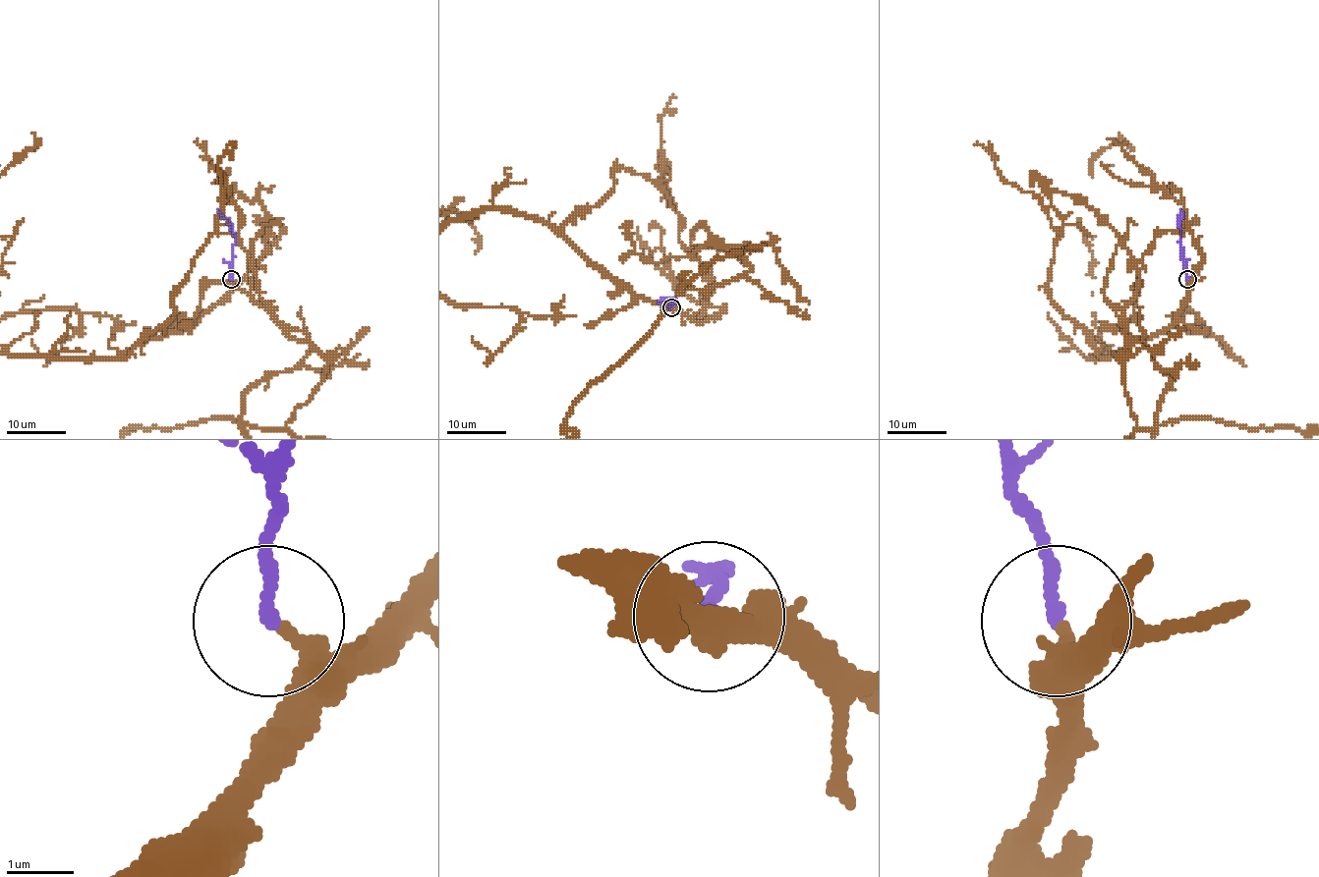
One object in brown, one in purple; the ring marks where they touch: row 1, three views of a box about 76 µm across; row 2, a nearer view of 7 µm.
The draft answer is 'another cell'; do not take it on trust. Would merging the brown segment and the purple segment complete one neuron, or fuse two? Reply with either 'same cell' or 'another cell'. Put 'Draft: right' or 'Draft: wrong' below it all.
same cell
Draft: wrong

